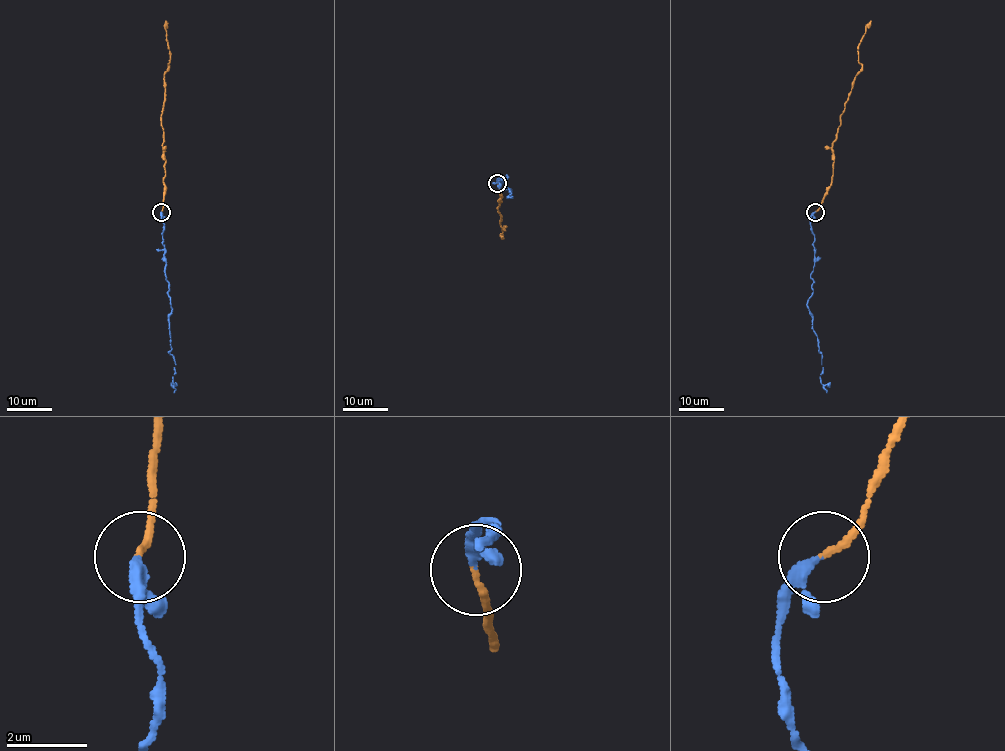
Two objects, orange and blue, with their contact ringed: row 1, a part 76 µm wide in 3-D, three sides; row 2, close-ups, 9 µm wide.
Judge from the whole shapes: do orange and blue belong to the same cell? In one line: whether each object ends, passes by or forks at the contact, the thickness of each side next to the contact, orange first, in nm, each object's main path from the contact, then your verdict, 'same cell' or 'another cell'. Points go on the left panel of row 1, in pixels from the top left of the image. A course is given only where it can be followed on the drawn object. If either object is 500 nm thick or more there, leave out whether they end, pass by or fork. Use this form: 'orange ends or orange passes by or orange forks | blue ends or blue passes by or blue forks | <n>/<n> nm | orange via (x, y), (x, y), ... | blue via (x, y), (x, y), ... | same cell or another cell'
orange ends | blue passes by | 150/200 nm | orange via (162, 211), (165, 175), (161, 115), (165, 92), (164, 74), (170, 60), (166, 21) | blue via (162, 211), (165, 277), (171, 300), (168, 352), (175, 364), (174, 393) | same cell

